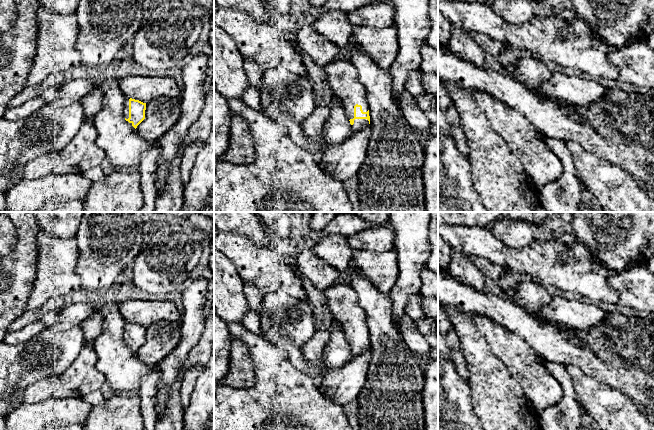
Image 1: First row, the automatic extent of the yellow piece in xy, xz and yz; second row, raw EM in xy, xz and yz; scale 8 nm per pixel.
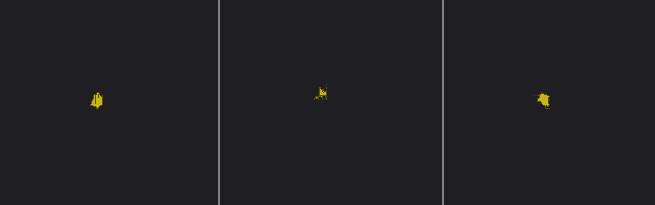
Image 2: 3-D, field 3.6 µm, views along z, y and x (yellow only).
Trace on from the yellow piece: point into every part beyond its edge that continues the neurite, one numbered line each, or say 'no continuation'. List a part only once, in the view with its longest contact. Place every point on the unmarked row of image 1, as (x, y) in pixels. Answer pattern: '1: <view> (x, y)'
1: xz (342, 301)
2: xz (359, 348)

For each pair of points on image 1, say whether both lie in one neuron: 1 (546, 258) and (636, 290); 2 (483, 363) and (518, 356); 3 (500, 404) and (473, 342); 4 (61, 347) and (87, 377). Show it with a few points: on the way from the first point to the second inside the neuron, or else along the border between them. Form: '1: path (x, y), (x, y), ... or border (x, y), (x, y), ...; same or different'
1: border (618, 272), (608, 279), (618, 293), (617, 302); different
2: border (485, 340), (489, 350), (514, 377); different
3: path (493, 389), (478, 357); same
4: border (85, 344), (78, 356), (62, 372), (55, 376); different

